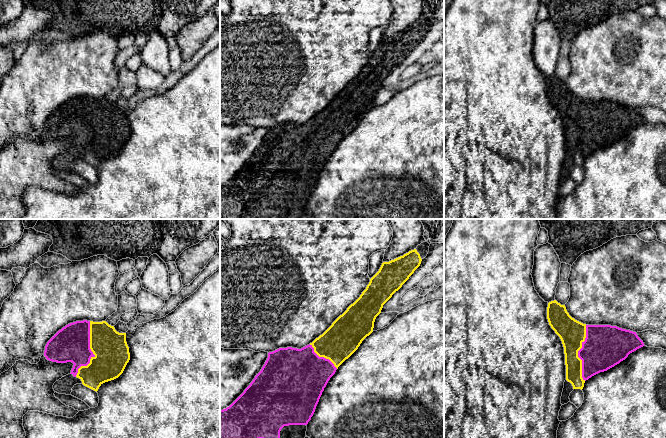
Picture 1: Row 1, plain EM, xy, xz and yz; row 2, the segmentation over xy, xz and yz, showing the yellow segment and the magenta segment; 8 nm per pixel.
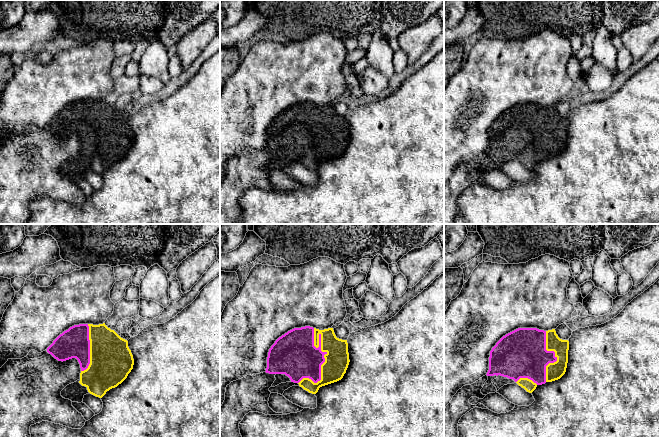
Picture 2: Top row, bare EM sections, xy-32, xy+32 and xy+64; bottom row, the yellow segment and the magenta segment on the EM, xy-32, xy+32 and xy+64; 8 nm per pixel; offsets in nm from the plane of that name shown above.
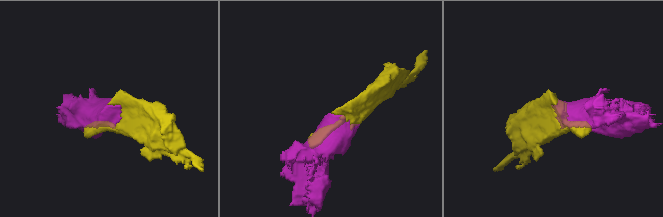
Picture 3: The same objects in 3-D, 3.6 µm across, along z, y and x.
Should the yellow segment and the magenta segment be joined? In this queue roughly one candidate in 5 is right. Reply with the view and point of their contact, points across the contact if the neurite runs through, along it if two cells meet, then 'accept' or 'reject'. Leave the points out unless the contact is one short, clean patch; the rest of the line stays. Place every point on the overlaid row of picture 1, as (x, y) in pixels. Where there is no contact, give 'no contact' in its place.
contact xy (91, 350); accept

